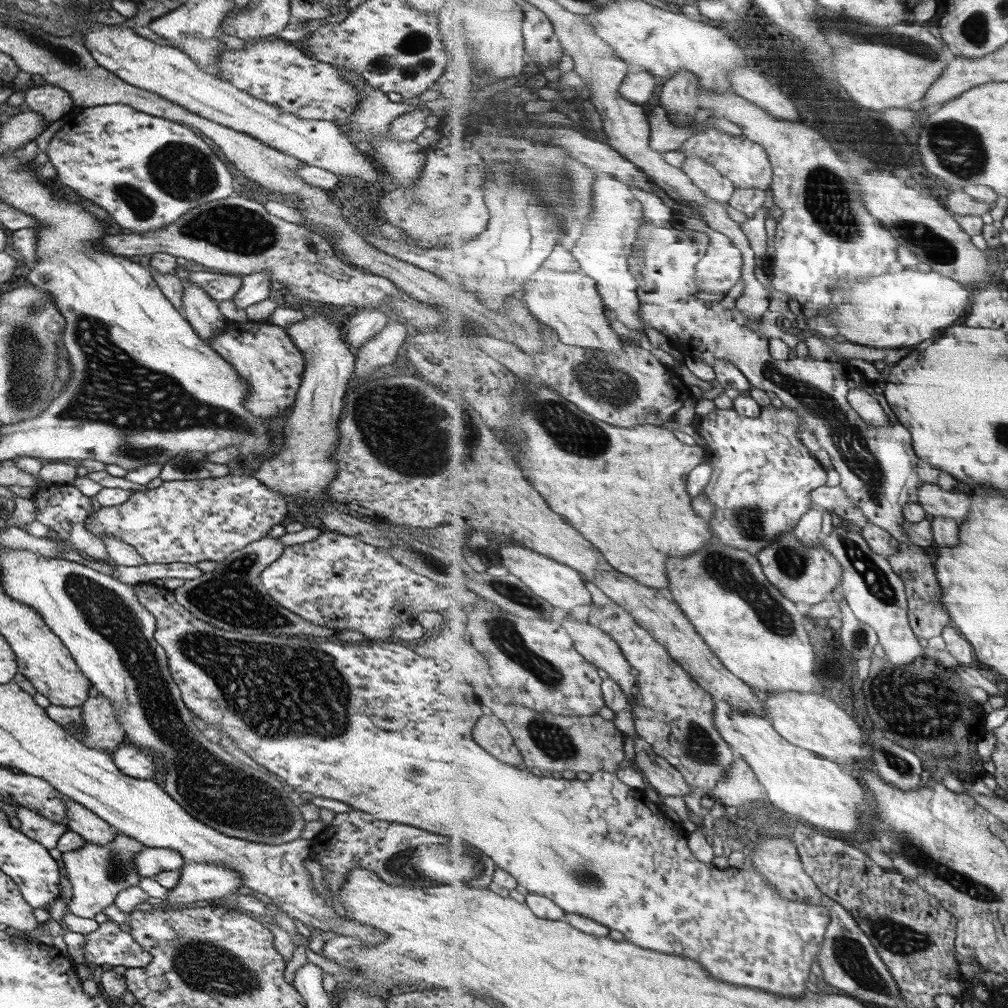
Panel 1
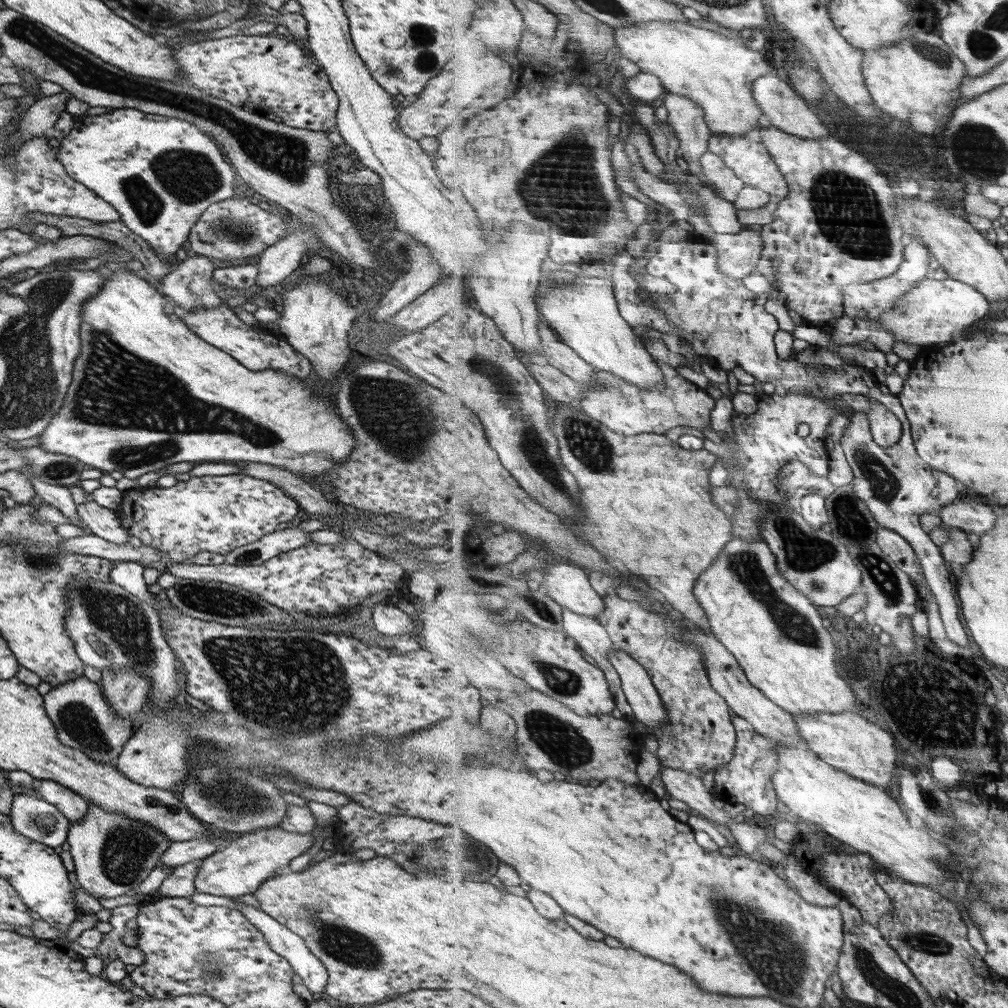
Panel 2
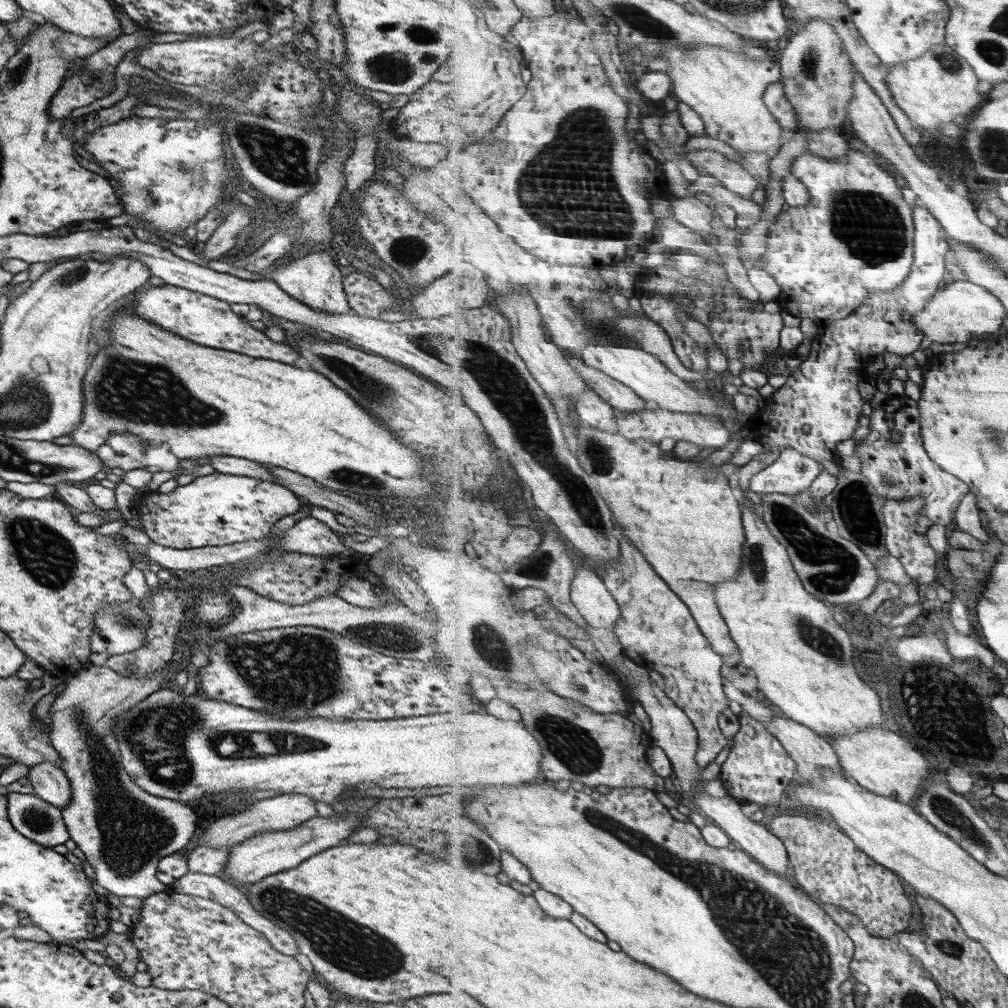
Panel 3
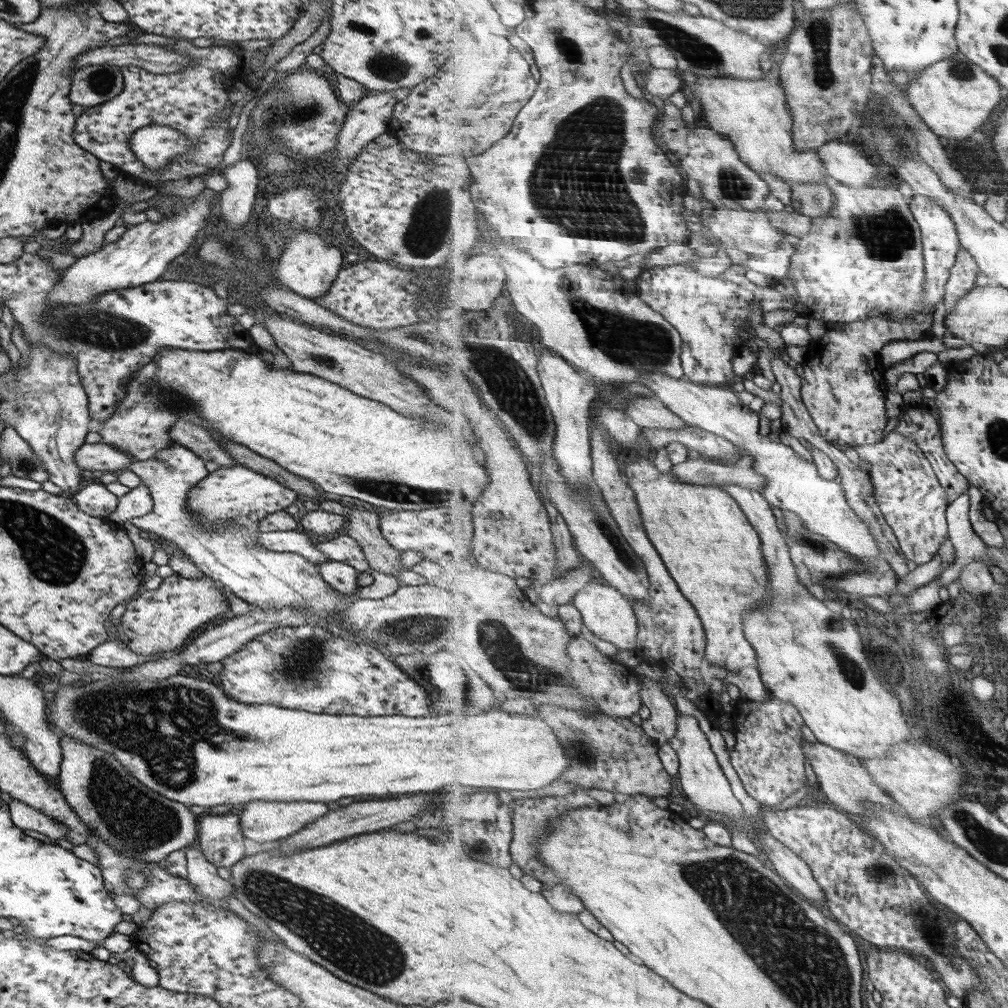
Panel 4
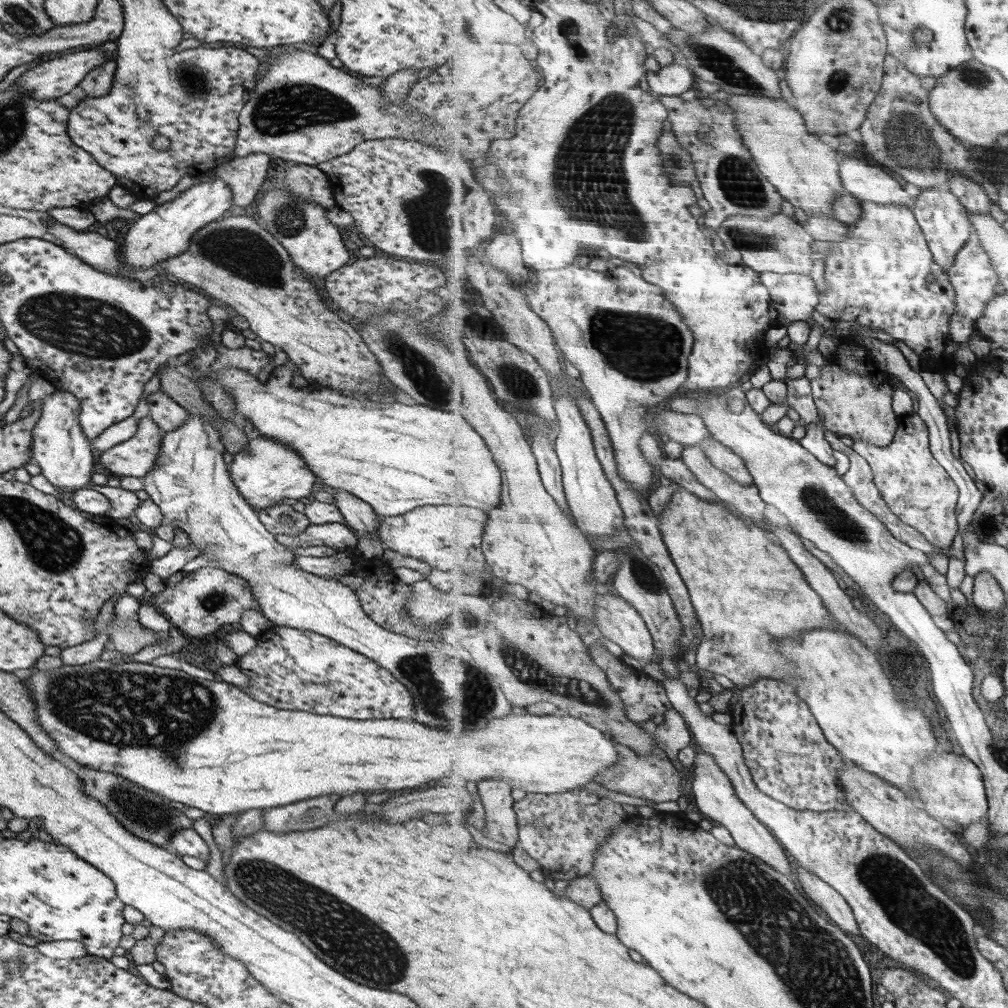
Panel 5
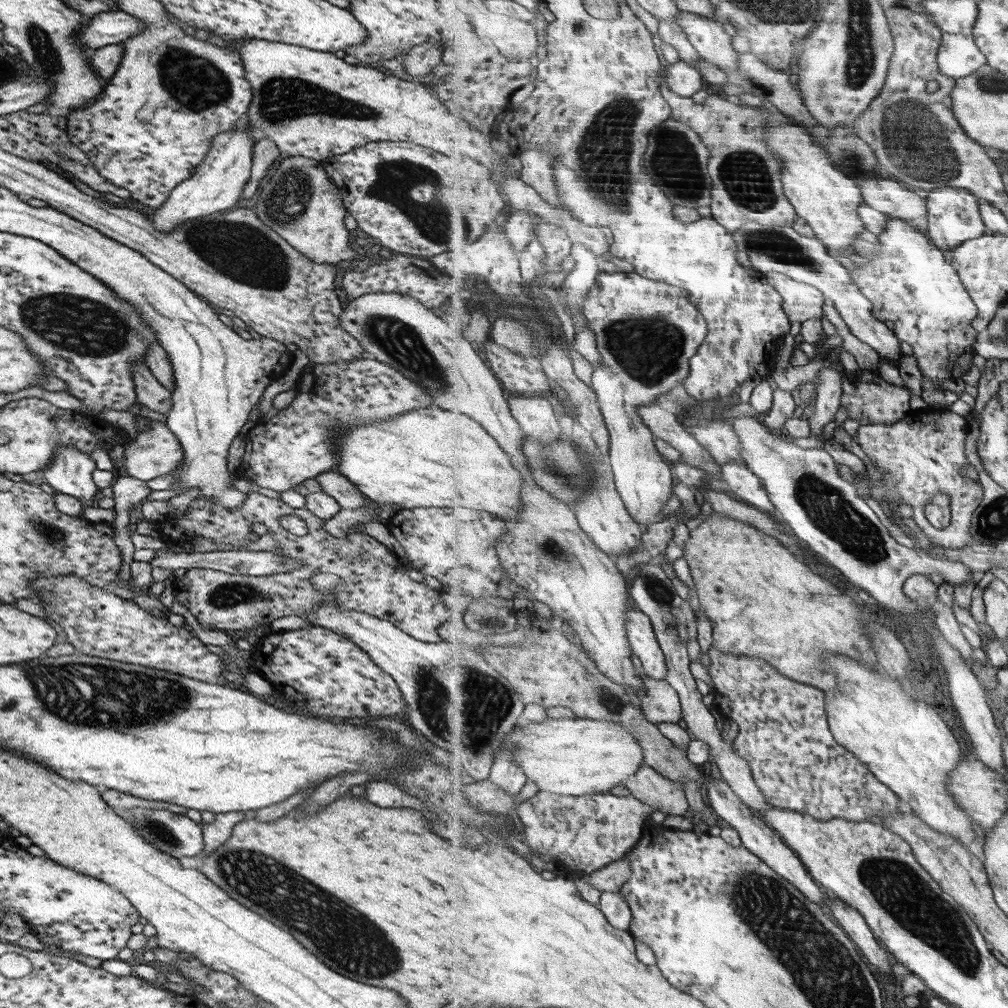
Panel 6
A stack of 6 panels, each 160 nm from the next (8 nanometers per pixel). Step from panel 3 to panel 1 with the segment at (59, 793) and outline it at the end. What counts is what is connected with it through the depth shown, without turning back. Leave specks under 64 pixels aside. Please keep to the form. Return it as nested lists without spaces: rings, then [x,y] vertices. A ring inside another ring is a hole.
[[[63,798],[66,810],[67,830],[76,832],[84,841],[104,845],[117,834],[117,831],[105,821],[95,816],[88,808],[74,800]]]

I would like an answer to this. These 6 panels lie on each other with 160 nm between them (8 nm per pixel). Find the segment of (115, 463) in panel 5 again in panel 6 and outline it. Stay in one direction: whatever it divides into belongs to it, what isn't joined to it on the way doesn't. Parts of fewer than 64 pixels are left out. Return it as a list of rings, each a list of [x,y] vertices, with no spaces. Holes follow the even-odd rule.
[[[146,418],[146,426],[137,428],[133,439],[123,443],[123,468],[125,474],[137,480],[147,481],[164,474],[173,474],[182,465],[183,451],[175,435],[166,427],[165,423]]]

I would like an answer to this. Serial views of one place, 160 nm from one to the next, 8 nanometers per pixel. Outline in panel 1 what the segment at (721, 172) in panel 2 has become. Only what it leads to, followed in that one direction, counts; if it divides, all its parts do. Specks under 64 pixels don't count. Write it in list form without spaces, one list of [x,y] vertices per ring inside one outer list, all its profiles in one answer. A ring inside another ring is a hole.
[[[691,156],[684,160],[681,169],[709,198],[727,203],[733,198],[737,189],[735,183],[730,178],[724,177],[707,160],[703,160],[699,156]]]

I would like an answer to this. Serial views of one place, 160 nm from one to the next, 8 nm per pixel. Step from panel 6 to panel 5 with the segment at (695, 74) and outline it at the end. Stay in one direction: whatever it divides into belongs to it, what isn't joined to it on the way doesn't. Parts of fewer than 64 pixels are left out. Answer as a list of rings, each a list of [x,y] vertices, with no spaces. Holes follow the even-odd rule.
[[[673,63],[656,72],[649,72],[645,86],[657,93],[657,96],[681,97],[685,92],[694,89],[696,82],[693,71]]]

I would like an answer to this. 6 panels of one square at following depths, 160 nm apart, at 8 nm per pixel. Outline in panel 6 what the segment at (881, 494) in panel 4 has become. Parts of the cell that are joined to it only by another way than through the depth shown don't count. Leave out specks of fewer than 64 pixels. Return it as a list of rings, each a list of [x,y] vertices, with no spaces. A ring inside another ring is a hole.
[[[918,403],[909,410],[905,418],[891,423],[860,425],[857,430],[857,443],[875,462],[877,470],[887,478],[896,480],[895,488],[901,496],[901,504],[909,504],[913,509],[912,519],[923,530],[932,543],[942,544],[945,549],[961,549],[973,543],[971,527],[973,515],[985,499],[983,483],[972,479],[962,468],[973,464],[967,456],[969,420],[952,411],[937,411]],[[937,494],[947,494],[951,498],[951,525],[939,529],[927,519],[925,508]]]

